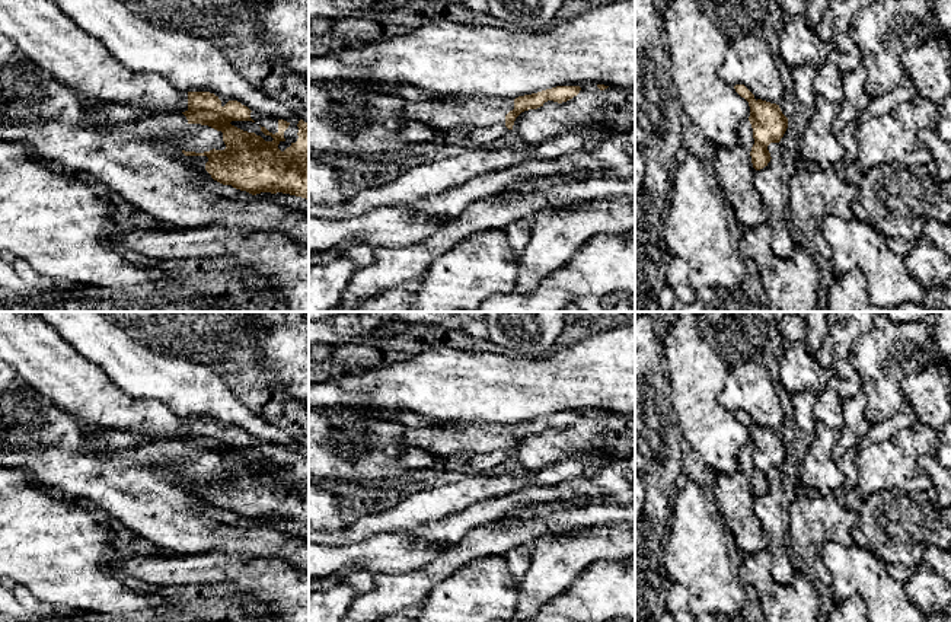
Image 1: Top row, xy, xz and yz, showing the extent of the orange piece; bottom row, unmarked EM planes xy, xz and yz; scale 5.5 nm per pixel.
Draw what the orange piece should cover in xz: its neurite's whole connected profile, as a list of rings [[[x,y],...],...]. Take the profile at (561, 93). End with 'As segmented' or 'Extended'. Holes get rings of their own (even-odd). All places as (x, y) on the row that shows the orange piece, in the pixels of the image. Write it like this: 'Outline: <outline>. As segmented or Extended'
Outline: [[[556,86],[537,93],[505,99],[498,96],[459,96],[456,101],[406,101],[403,117],[446,131],[450,127],[470,128],[502,124],[513,130],[516,118],[529,109],[537,109],[545,102],[567,102],[580,93],[580,86]]]. Extended

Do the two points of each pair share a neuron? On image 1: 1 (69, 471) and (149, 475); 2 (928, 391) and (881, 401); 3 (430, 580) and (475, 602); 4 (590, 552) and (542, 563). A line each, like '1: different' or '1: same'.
1: same
2: different
3: different
4: same

